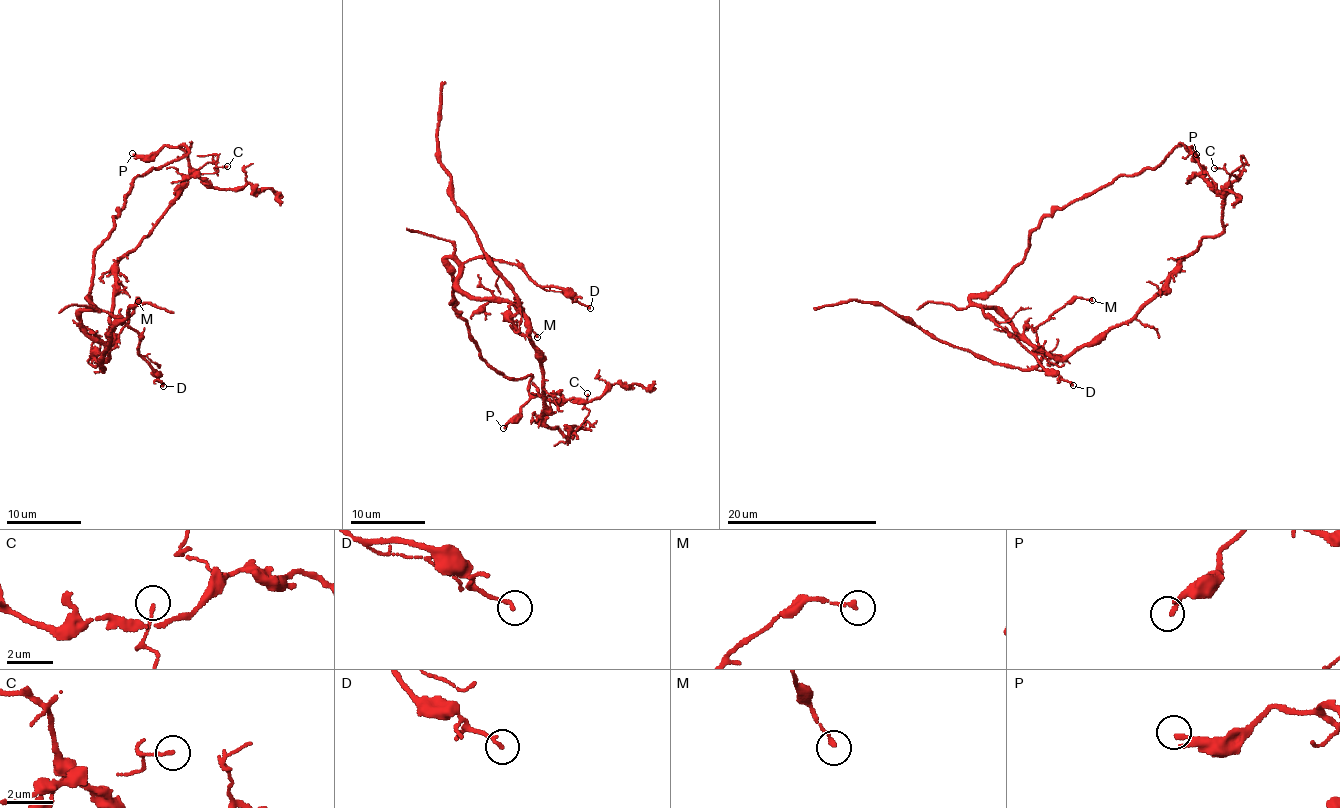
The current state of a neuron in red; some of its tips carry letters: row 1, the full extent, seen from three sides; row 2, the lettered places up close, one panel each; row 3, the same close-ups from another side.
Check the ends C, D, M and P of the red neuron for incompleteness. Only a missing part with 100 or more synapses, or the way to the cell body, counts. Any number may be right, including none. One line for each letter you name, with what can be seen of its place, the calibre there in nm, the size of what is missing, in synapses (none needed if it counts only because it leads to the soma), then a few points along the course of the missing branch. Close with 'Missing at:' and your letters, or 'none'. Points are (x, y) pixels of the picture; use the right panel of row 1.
Missing at: none

